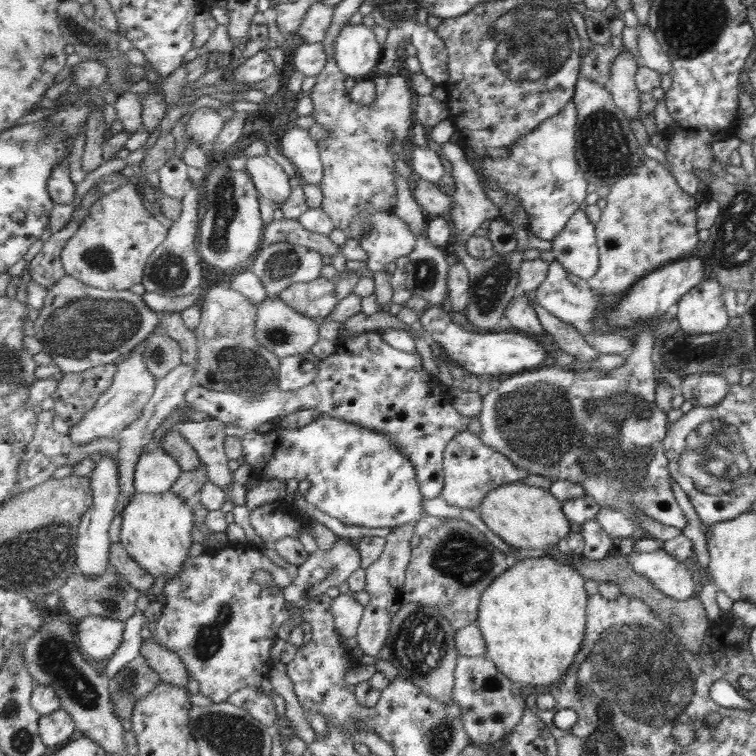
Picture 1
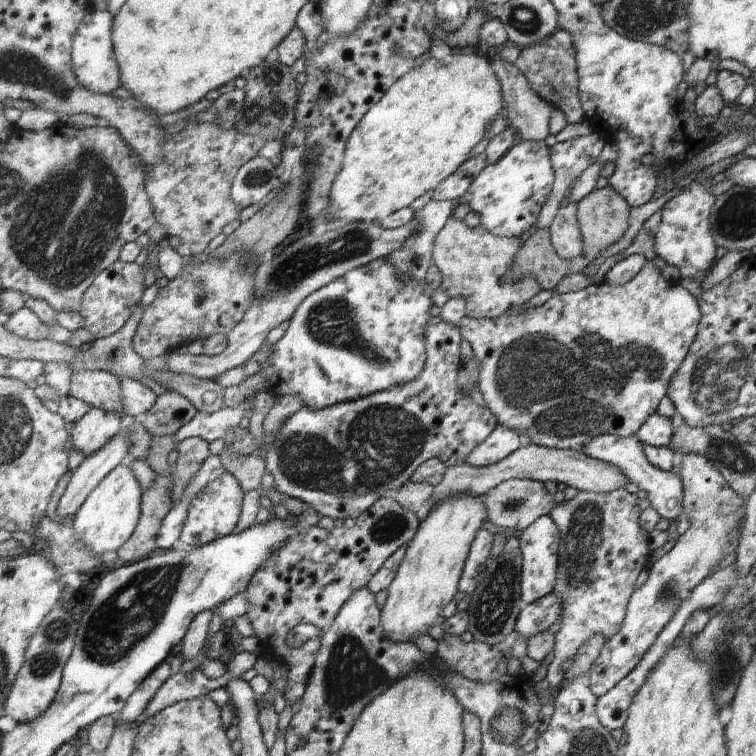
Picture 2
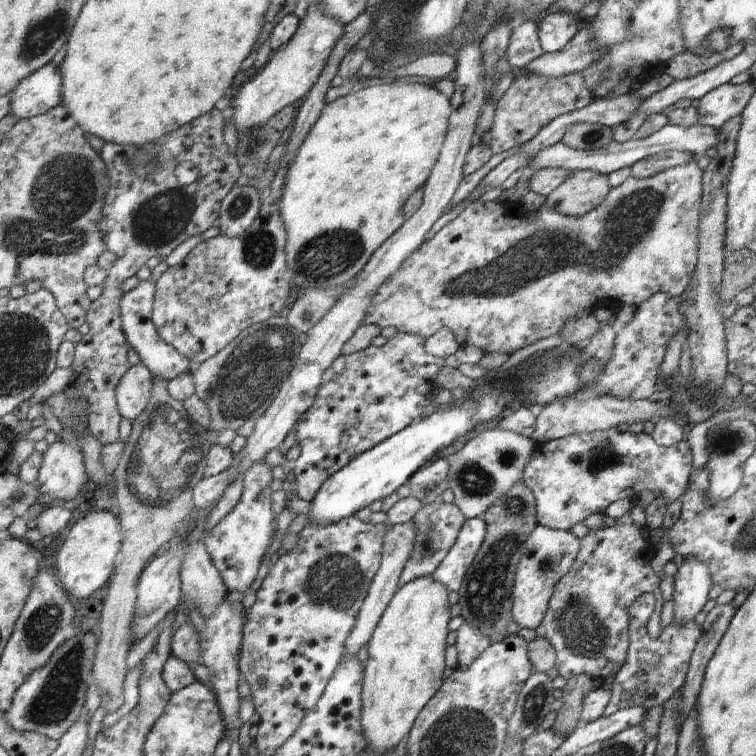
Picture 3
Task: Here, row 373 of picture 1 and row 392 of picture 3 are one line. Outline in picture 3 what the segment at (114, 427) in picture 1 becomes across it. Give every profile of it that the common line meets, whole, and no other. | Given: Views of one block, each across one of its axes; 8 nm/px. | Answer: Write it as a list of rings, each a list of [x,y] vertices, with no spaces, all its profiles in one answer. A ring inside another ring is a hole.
[[[139,362],[125,374],[125,378],[121,380],[117,388],[119,412],[123,414],[123,418],[131,422],[141,418],[141,414],[145,412],[151,400],[153,380],[155,380],[155,374],[145,362]]]

